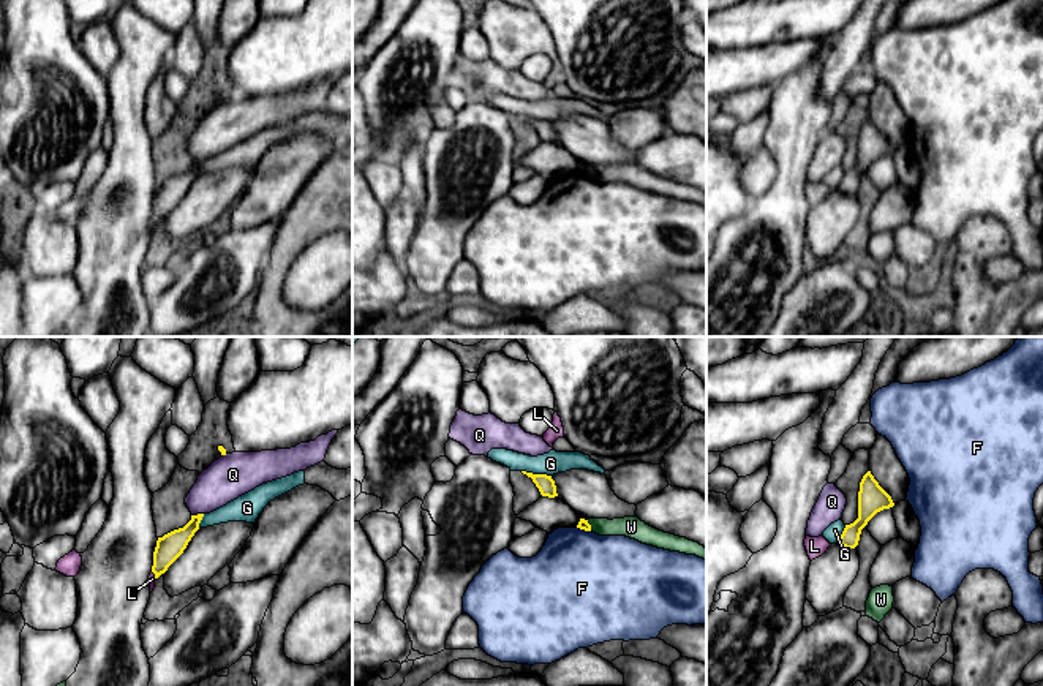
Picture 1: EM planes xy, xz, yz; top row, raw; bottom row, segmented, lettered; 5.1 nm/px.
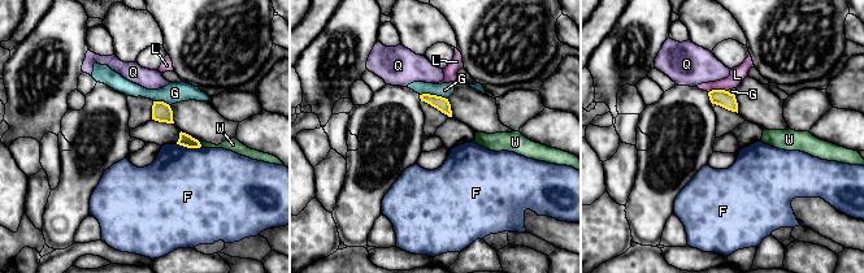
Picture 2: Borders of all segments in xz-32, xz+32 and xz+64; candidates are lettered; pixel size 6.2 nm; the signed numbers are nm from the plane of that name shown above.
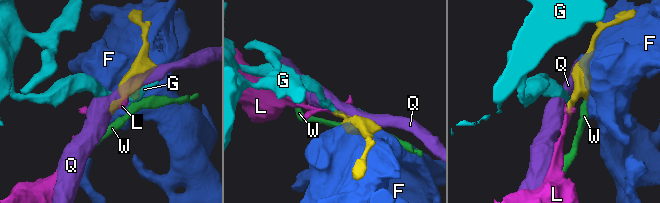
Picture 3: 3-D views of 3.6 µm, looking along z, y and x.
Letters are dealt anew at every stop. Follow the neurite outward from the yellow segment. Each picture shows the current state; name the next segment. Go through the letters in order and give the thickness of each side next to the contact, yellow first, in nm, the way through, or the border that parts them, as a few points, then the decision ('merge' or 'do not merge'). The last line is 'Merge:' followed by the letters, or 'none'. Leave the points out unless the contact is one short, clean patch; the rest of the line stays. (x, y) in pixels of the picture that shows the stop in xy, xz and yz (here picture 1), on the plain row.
F: calibres 50 and 480 nm; do not merge
G: calibres 90 and 120 nm; border xz (522, 116), (550, 122); do not merge
L: calibres 140 and 40 nm; way xy (171, 192), (155, 222), (152, 225); merge
Q: calibres 140 and 220 nm; do not merge
W: calibres 50 and 110 nm; border xz (583, 165), (591, 176); do not merge
Merge: L

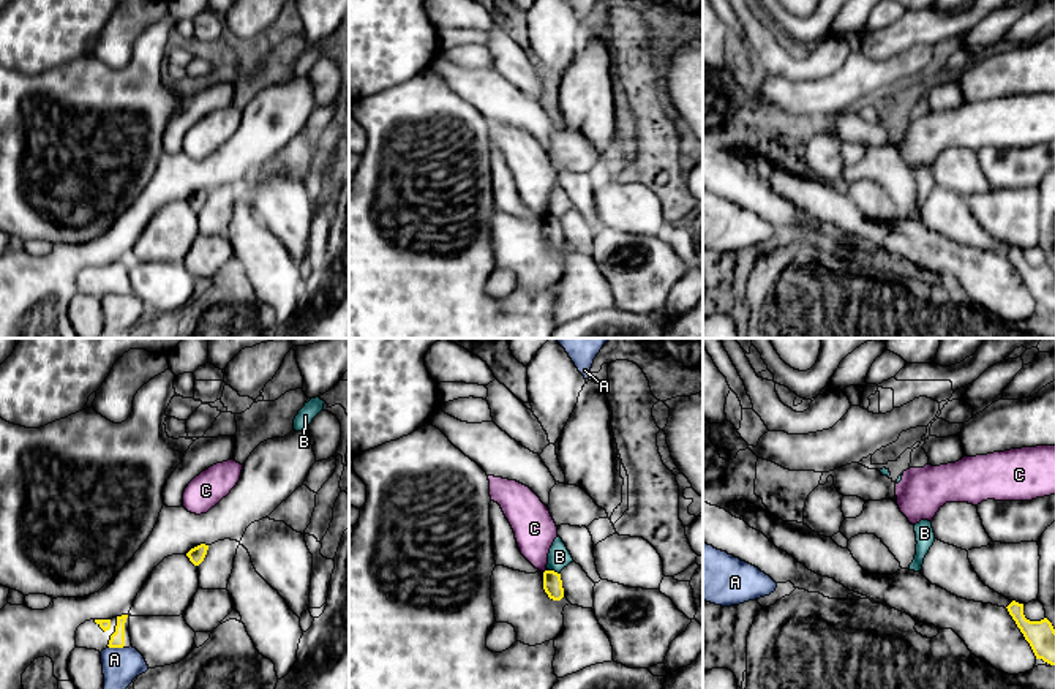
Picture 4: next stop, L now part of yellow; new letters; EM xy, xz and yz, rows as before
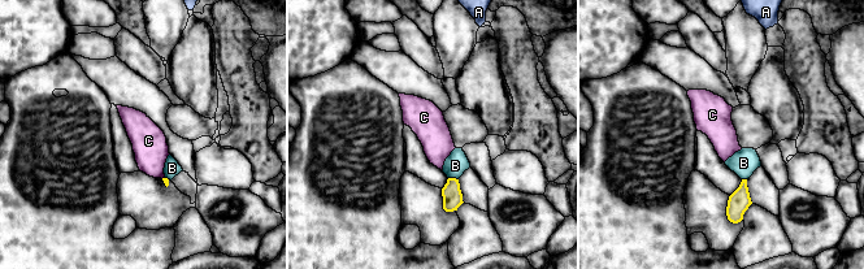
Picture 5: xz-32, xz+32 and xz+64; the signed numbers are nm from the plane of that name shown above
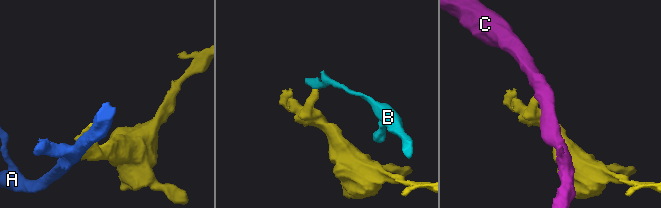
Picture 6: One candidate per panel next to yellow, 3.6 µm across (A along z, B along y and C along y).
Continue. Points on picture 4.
A: calibres 80 and 190 nm; border xy (109, 293), (122, 294); do not merge
B: calibres 100 and 110 nm; border xz (548, 215), (559, 220); do not merge
C: calibres 100 and 220 nm; border xz (547, 215), (544, 218); do not merge
Merge: none

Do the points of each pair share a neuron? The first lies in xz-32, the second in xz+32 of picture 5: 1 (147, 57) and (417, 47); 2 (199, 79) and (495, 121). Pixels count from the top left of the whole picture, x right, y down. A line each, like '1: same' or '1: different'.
1: same
2: same

